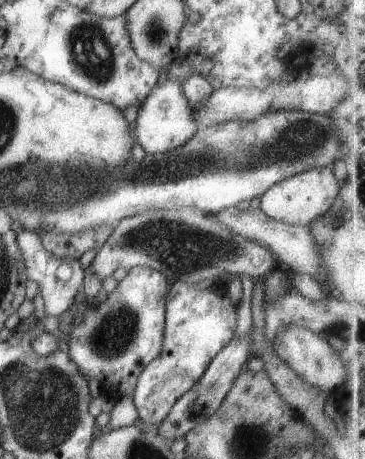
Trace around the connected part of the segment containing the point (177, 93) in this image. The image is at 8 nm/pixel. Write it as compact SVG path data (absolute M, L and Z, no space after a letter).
M167 79L163 84L155 84L148 98L138 107L135 127L138 143L147 154L170 152L175 147L186 144L202 127L192 116L191 106L184 92L182 81Z

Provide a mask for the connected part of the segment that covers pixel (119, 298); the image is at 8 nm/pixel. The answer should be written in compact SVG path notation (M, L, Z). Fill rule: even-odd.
M148 266L132 267L126 277L118 283L114 292L108 293L108 299L102 304L81 306L81 311L86 311L84 322L78 323L70 331L70 356L78 370L87 380L96 378L101 385L101 394L113 399L122 396L133 396L137 380L147 364L156 360L162 352L165 327L166 295L169 291L169 280L158 270Z

